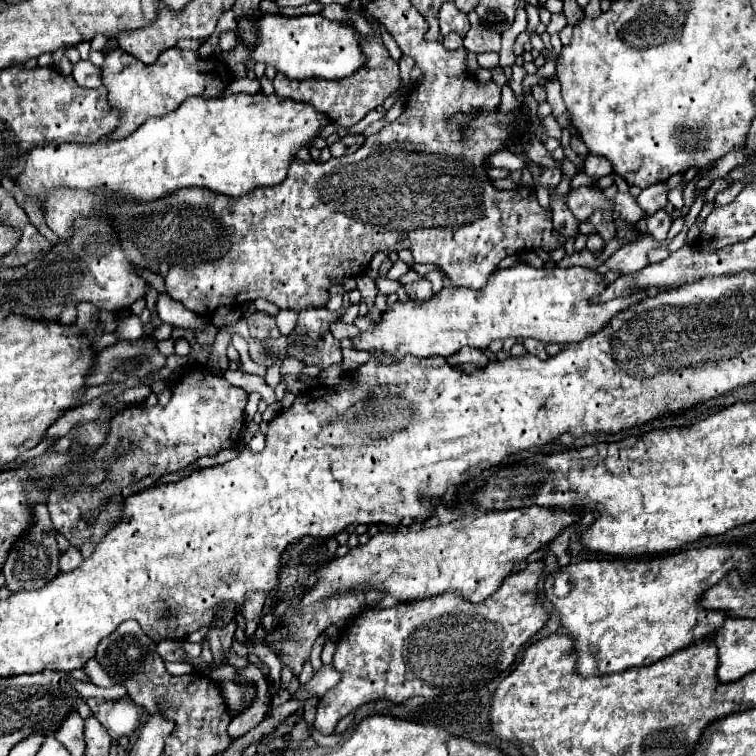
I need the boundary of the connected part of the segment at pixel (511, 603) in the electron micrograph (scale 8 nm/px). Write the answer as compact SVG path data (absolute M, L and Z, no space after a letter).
M543 561L529 563L525 571L507 577L501 589L481 603L469 603L467 599L461 599L461 595L453 595L453 591L445 591L445 595L433 595L433 599L423 599L421 603L399 603L397 607L387 609L371 607L363 611L343 631L337 643L333 655L333 667L343 673L343 679L339 685L329 689L319 699L313 727L323 735L333 735L337 723L365 703L379 701L379 699L401 703L415 695L435 697L443 693L459 693L477 687L483 681L487 683L495 679L515 661L523 643L529 641L549 619L549 613L537 603L537 595L535 595L537 581L543 569L545 569Z

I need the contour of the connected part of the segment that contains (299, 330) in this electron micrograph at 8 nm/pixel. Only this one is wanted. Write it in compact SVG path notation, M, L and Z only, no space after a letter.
M327 307L301 311L297 325L289 335L289 357L295 357L305 365L319 365L321 369L341 363L341 343L329 331L329 325L337 319L339 313L329 311Z

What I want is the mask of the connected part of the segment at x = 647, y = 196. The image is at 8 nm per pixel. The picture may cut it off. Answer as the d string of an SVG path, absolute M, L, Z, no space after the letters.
M661 181L661 183L655 183L653 187L647 187L641 191L641 195L637 197L637 203L647 211L647 215L653 215L655 211L663 209L665 203L667 203L667 183Z

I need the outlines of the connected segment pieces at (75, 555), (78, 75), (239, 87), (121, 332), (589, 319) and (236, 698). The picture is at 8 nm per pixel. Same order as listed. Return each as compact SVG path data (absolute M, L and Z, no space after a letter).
M69 547L69 551L65 551L63 555L61 555L61 569L63 571L73 571L73 569L77 569L81 563L83 563L83 557L81 557L81 553L79 553L79 549L75 549L75 547Z
M79 61L73 65L73 79L77 85L85 89L93 89L101 85L101 69L95 67L91 61Z
M247 77L242 79L234 79L229 85L226 87L222 96L231 95L235 93L247 93L247 94L255 94L260 91L260 81L258 79L249 79Z
M124 315L120 317L119 327L115 333L121 337L121 340L136 341L144 334L144 324L137 315Z
M517 263L509 269L497 269L491 277L485 289L473 291L473 289L463 289L463 287L453 287L453 289L441 289L439 295L431 297L429 301L409 301L401 303L397 301L393 307L387 307L383 313L383 319L377 321L373 331L359 333L359 337L353 339L357 349L377 349L383 351L383 355L417 355L417 357L431 357L431 355L441 355L449 357L457 353L461 347L469 345L475 349L487 349L491 341L495 339L525 339L533 337L541 343L557 343L557 345L569 345L569 343L579 343L581 339L587 339L589 335L595 335L609 323L609 319L629 307L635 307L641 299L649 297L649 291L641 290L632 293L627 297L627 301L607 301L607 303L591 303L591 297L595 293L605 291L605 281L603 275L599 275L595 269L587 267L569 267L569 269L535 269L527 263Z
M221 681L221 691L223 691L223 697L225 697L225 703L229 707L229 713L231 715L237 715L235 709L241 705L241 699L243 699L243 689L233 683L233 681Z

